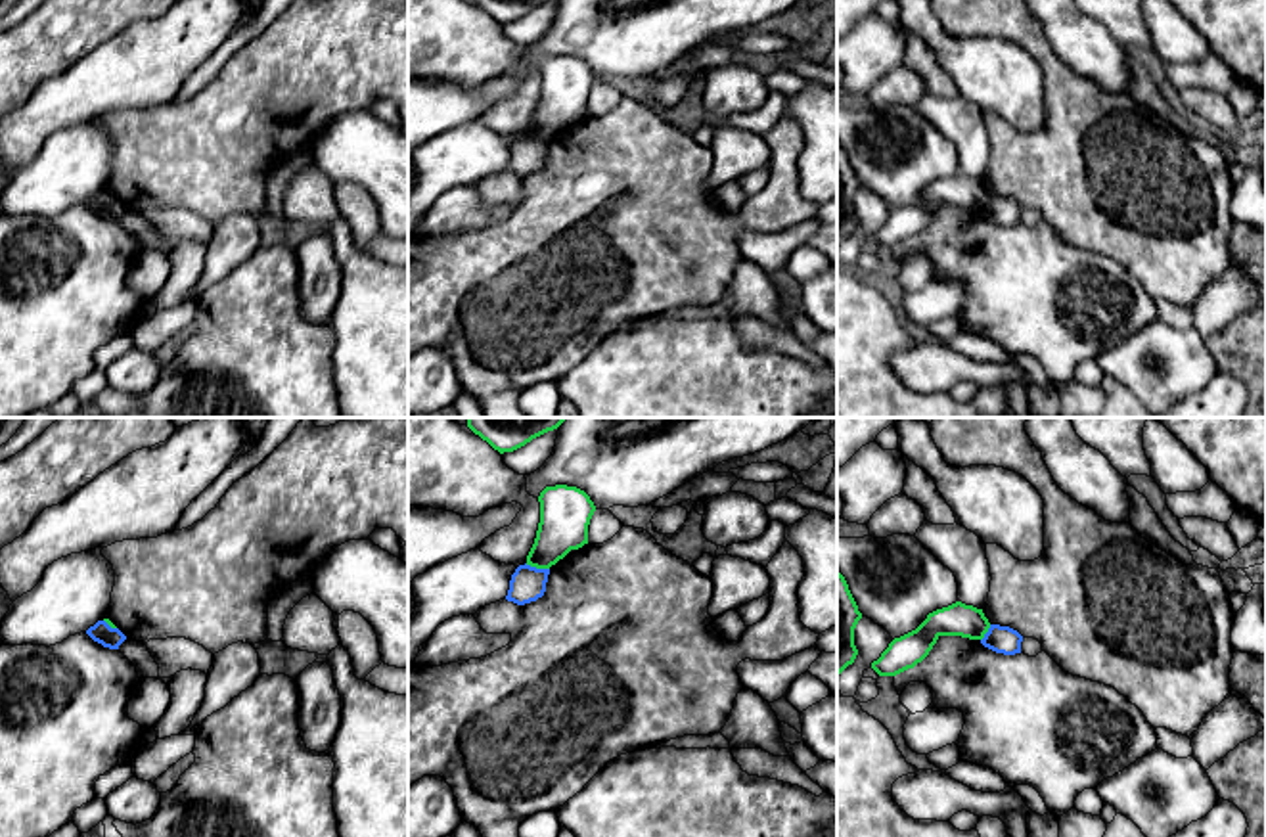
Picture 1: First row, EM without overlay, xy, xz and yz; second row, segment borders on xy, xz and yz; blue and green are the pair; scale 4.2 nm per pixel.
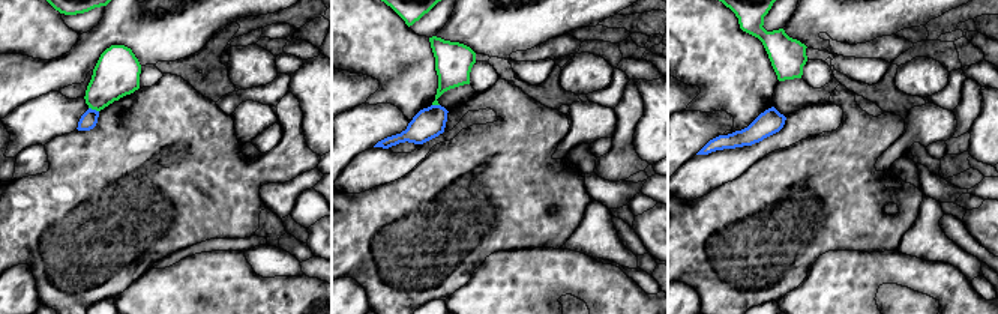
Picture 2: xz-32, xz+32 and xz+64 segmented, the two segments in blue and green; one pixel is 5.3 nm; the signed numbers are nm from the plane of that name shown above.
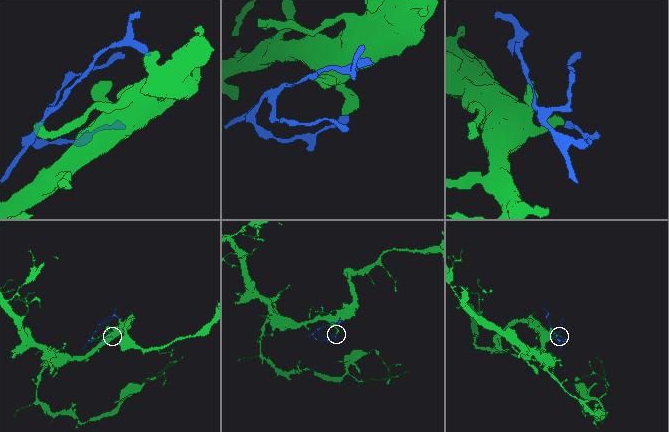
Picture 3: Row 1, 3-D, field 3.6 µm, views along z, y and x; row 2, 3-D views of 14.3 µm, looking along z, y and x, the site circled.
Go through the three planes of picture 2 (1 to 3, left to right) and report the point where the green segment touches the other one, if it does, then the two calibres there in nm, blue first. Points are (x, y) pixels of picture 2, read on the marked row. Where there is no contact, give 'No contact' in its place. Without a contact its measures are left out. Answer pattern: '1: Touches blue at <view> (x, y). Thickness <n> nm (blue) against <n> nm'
1: Touches blue at xz-32 (93, 110). Thickness 90 nm (blue) against 240 nm
2: Touches blue at xz+32 (435, 105). Thickness 160 nm (blue) against 200 nm
3: No contact

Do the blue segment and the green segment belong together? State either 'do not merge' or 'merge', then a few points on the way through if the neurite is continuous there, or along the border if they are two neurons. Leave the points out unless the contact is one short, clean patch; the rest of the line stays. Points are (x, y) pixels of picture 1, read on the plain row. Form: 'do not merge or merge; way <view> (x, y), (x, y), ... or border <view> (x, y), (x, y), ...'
do not merge; border xz (525, 135), (548, 140)

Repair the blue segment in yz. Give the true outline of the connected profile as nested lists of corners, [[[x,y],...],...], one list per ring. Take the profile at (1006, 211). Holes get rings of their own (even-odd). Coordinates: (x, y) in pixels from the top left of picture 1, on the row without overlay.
[[[990,195],[988,203],[981,211],[984,218],[1004,226],[1021,224],[1021,213],[1023,207],[1017,201],[1000,195]]]

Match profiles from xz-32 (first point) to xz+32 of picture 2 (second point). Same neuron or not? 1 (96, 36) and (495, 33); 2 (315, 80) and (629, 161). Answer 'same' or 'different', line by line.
1: same
2: different

